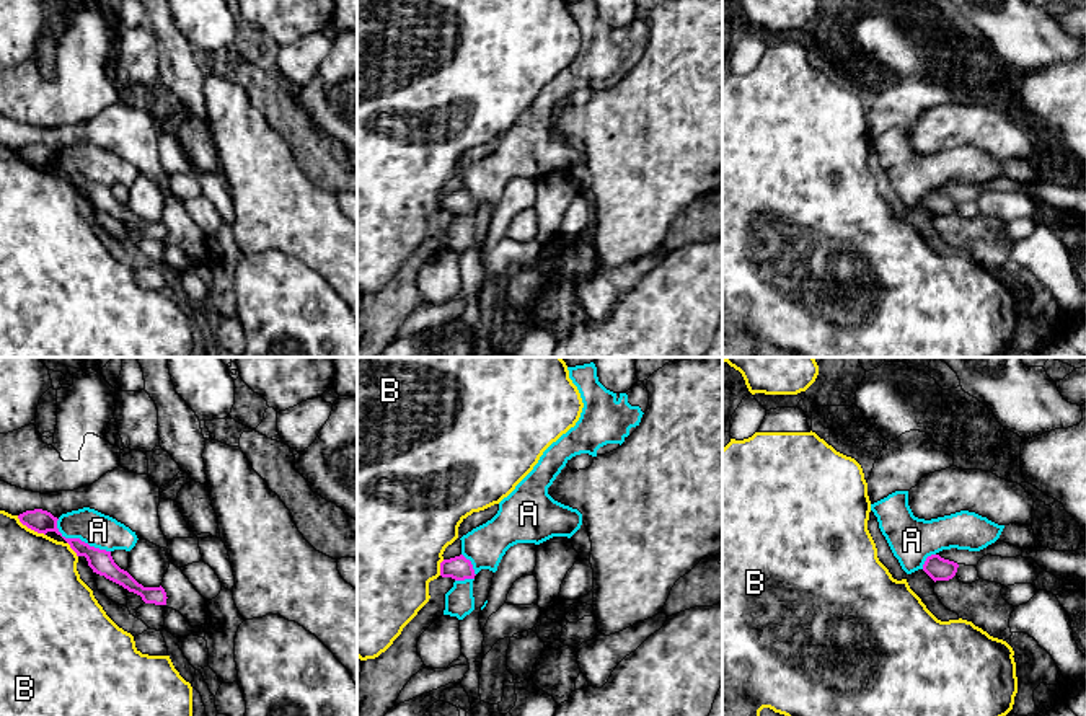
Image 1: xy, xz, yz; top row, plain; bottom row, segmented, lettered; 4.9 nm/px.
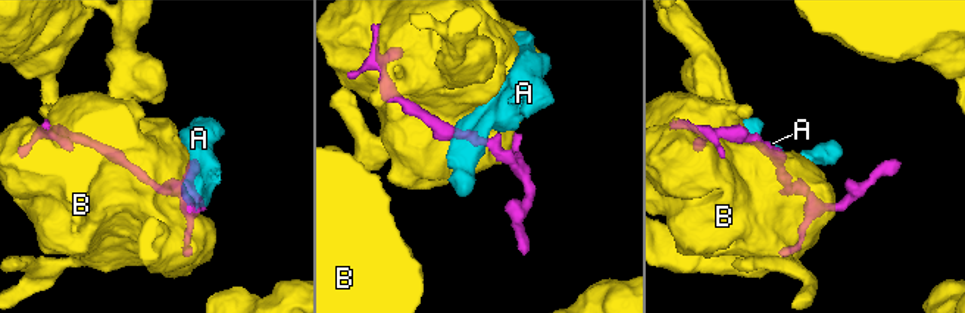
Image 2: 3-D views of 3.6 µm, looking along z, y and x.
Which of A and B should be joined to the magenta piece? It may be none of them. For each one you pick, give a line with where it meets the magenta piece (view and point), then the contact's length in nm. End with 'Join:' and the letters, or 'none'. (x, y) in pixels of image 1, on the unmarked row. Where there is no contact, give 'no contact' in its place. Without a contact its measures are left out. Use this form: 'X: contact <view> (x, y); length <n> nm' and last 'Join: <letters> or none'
Join: none

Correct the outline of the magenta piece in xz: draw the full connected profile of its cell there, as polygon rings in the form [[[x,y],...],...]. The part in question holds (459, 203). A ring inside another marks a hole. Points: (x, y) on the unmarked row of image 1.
[[[463,189],[444,194],[440,197],[440,210],[452,212],[455,215],[475,214],[475,204],[470,194]]]

